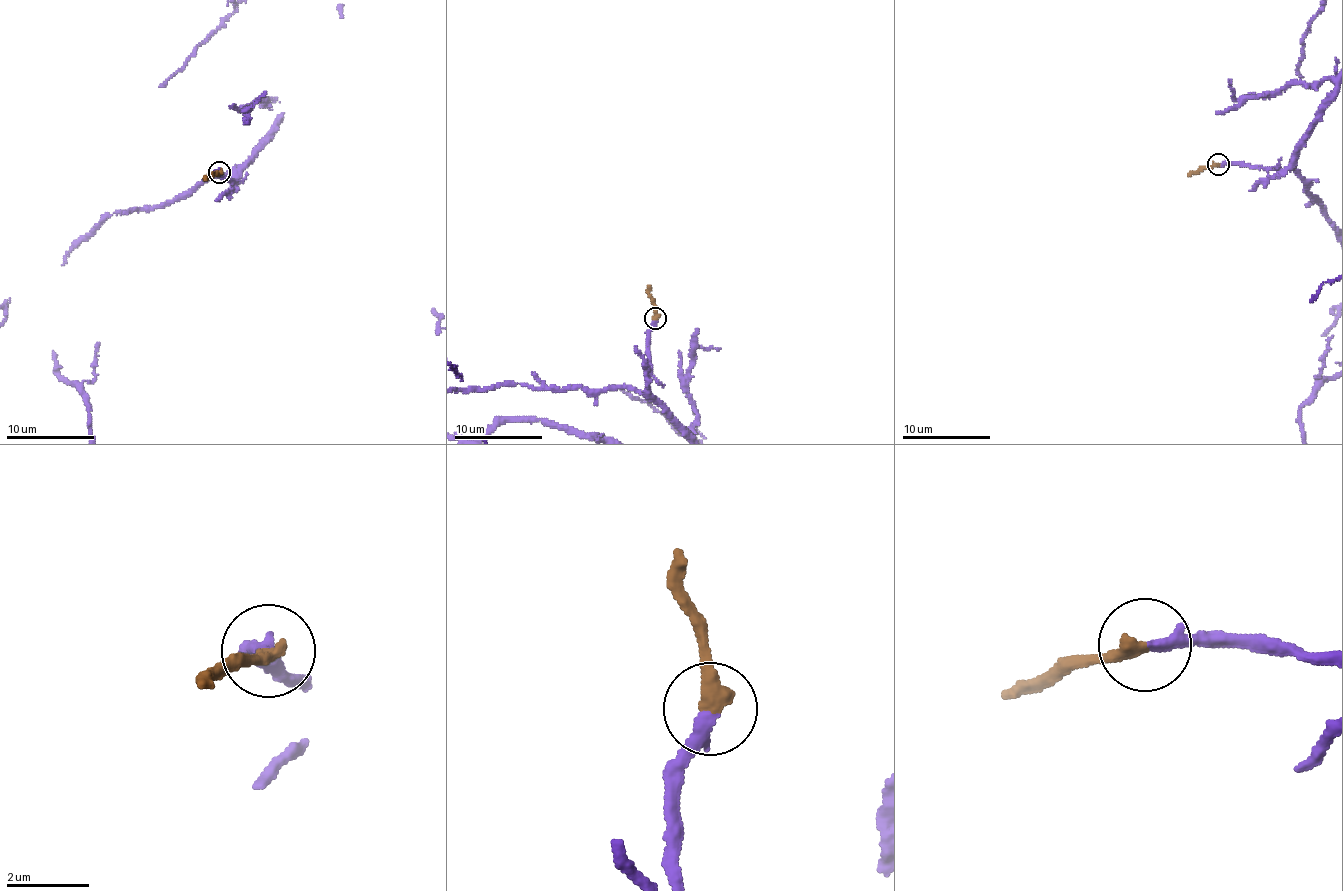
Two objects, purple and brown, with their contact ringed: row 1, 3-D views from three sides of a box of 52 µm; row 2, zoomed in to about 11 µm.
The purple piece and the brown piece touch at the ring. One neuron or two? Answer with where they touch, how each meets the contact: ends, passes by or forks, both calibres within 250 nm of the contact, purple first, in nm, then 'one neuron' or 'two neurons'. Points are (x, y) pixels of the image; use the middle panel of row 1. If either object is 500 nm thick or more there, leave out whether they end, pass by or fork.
(655, 318) | purple ends | brown ends | 320/360 nm | one neuron

